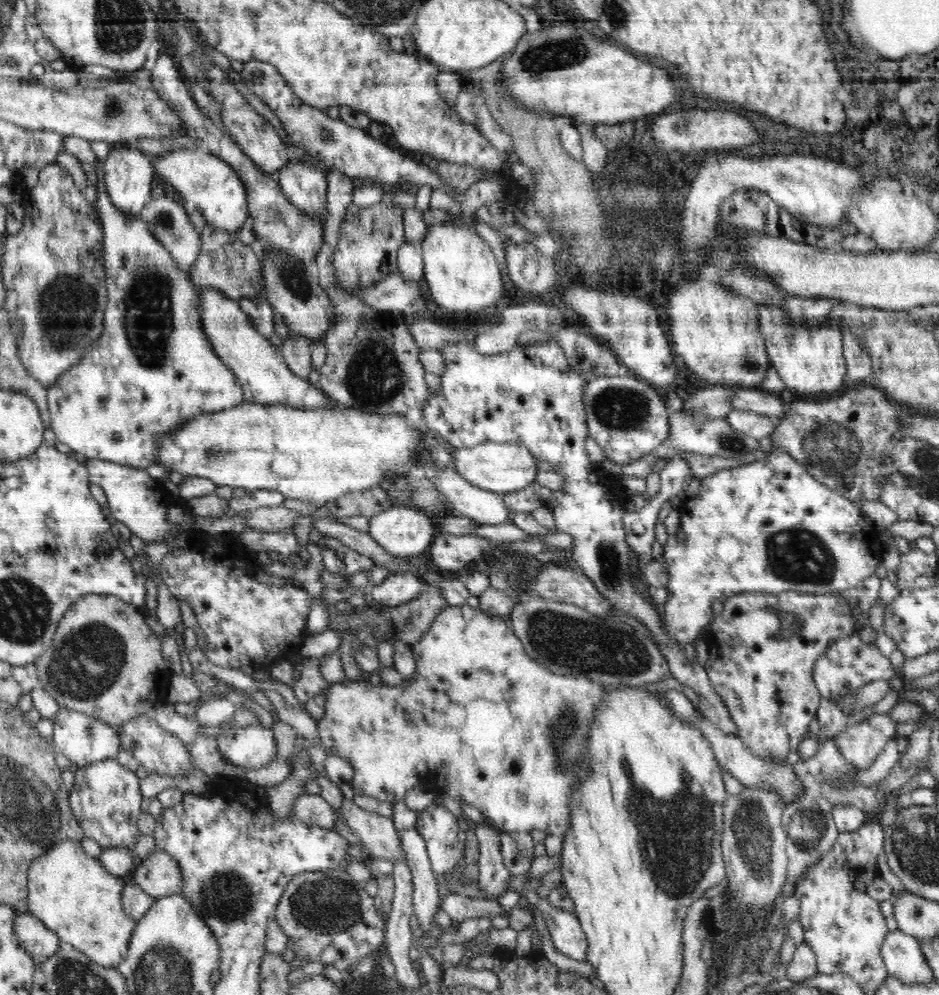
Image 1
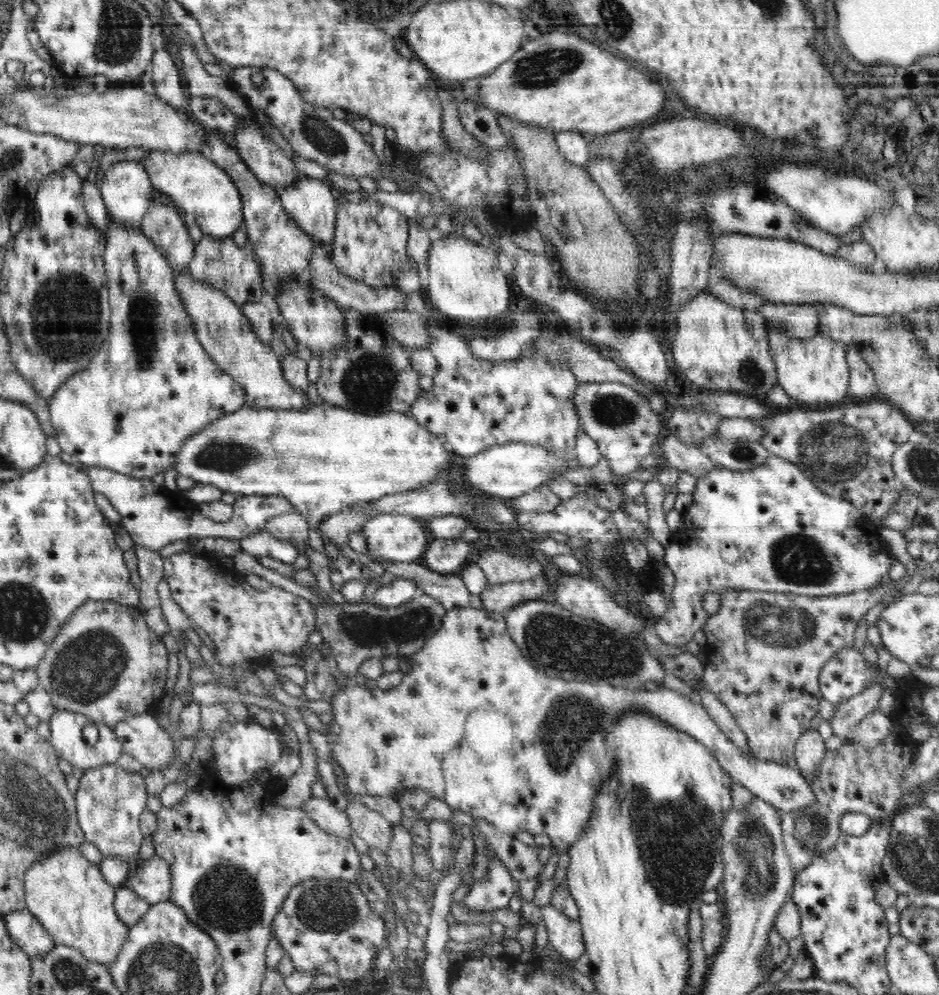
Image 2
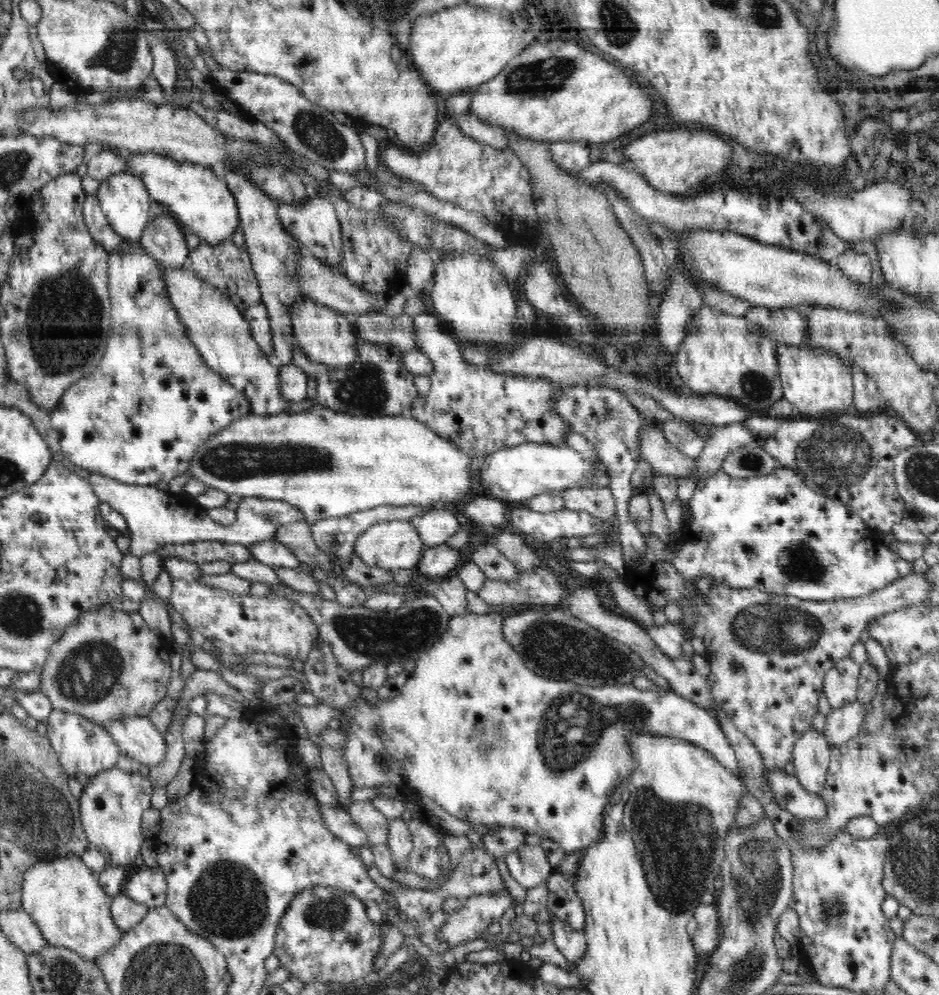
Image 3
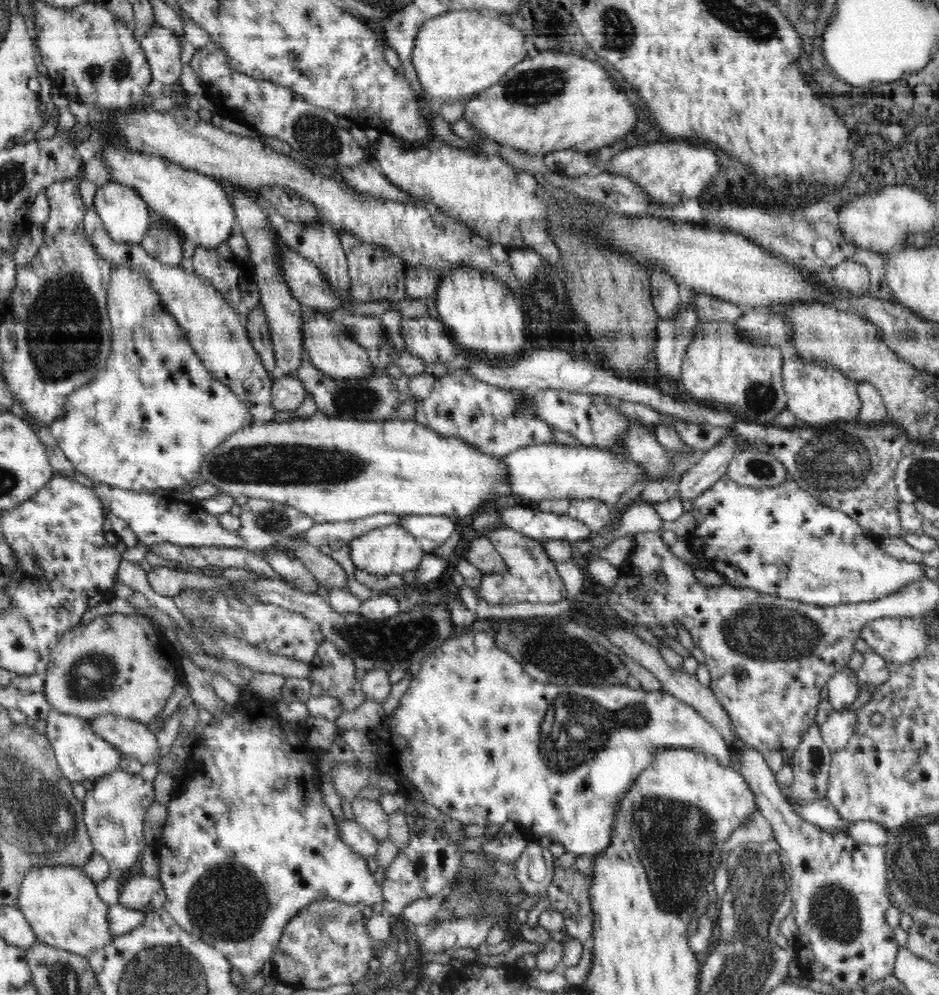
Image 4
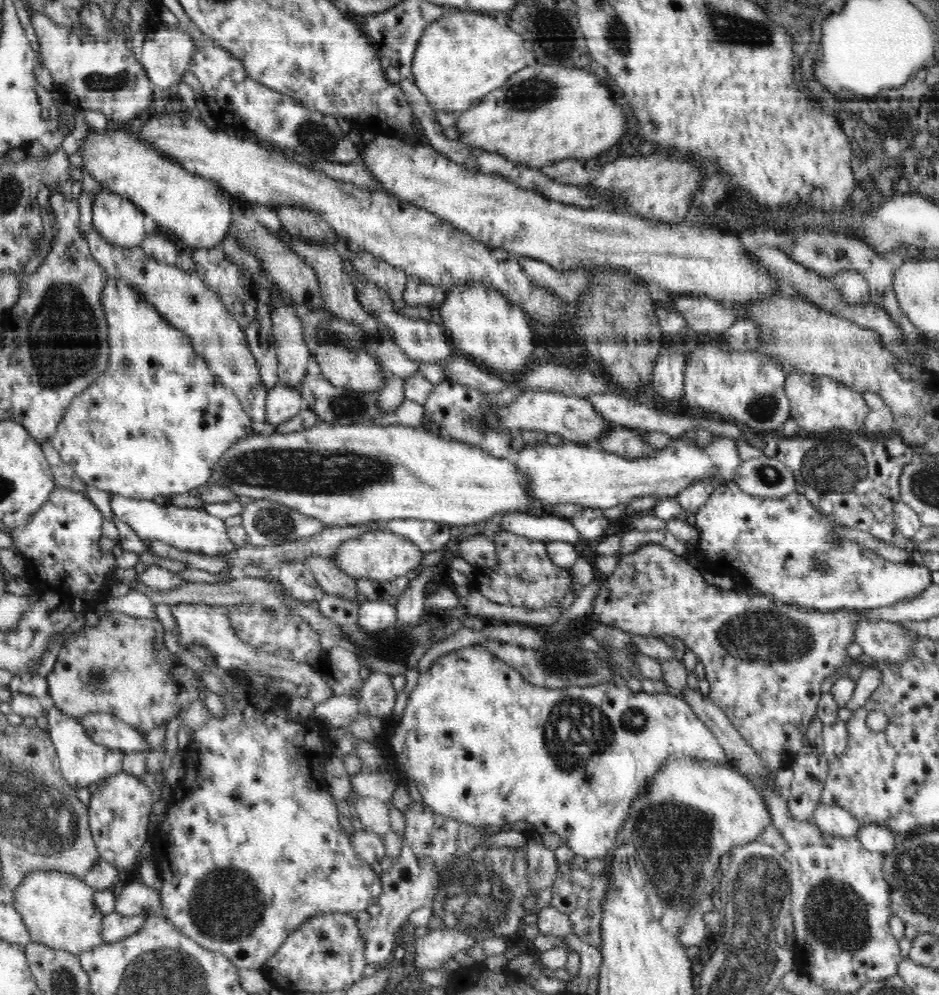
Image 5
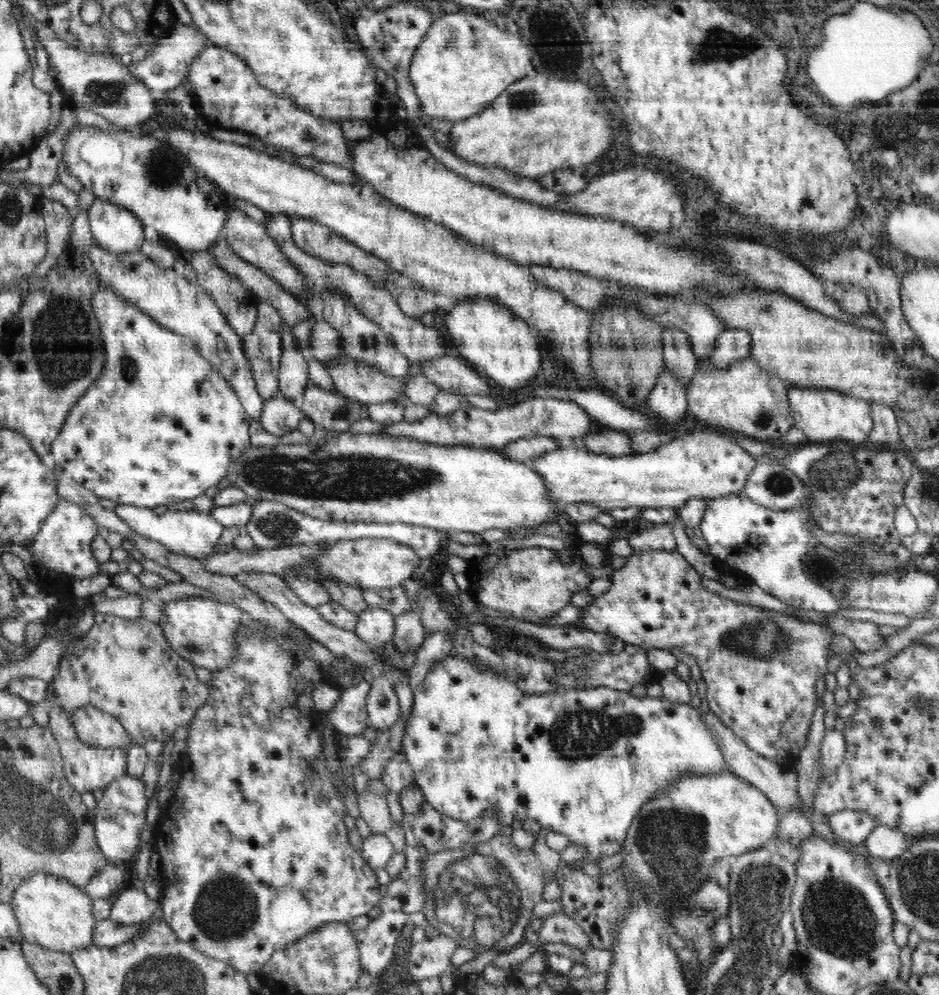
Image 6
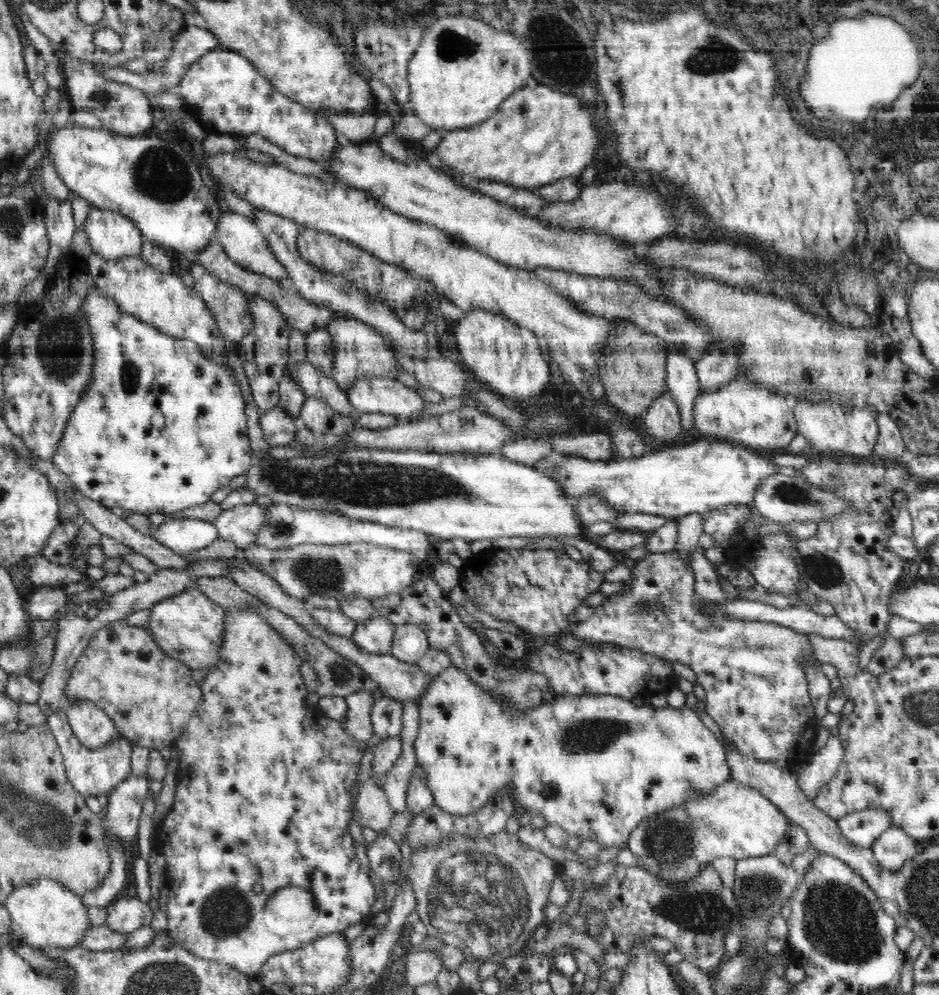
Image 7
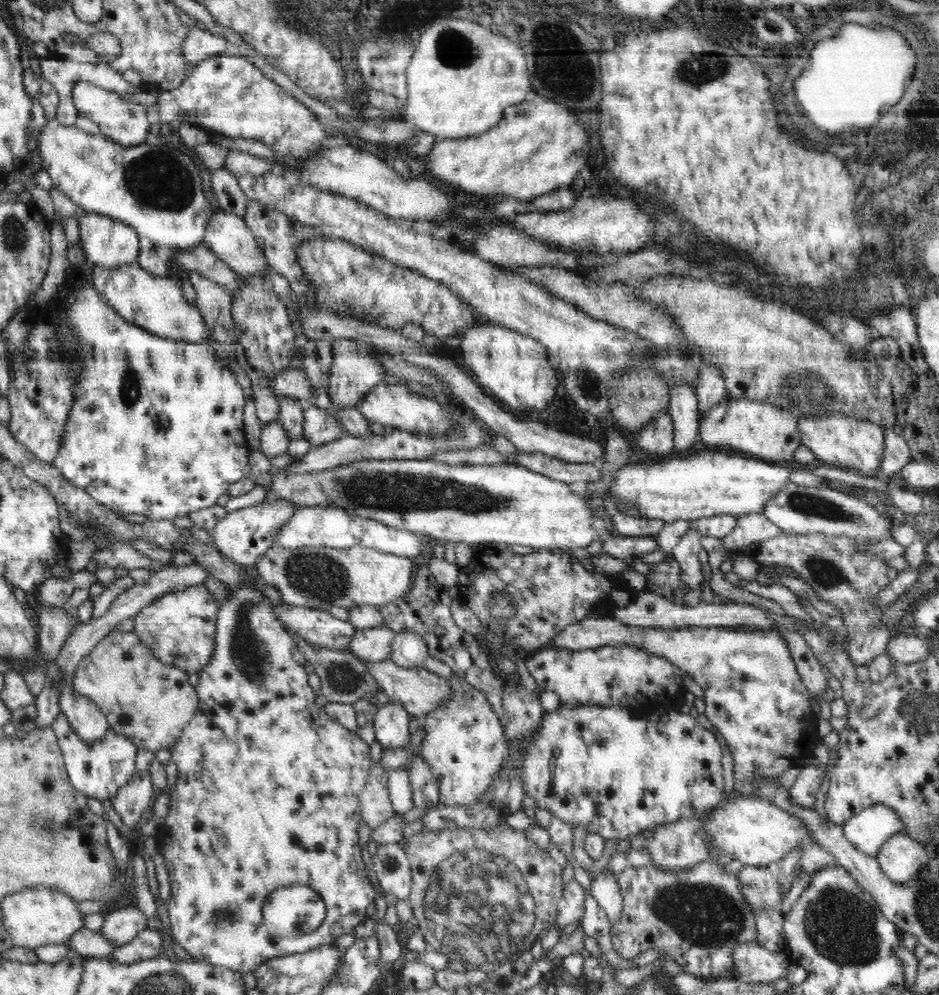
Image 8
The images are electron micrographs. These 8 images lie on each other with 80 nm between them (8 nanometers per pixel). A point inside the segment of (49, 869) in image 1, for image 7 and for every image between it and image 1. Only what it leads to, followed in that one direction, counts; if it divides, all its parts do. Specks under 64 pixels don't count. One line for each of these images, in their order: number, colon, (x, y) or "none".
2: (68, 894)
3: (64, 898)
4: (61, 904)
5: (58, 909)
6: (55, 914)
7: (44, 913)

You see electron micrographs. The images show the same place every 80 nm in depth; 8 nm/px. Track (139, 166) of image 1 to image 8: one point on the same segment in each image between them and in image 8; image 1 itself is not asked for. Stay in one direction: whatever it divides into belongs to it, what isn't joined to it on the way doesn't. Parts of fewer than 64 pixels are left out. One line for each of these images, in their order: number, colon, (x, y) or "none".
2: (126, 188)
3: (124, 199)
4: (125, 215)
5: (122, 224)
6: (115, 228)
7: (113, 236)
8: (107, 242)

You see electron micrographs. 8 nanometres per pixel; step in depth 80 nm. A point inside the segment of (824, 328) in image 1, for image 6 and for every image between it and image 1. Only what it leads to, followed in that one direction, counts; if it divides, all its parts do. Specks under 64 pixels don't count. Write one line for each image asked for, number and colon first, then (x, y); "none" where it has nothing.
2: (815, 373)
3: (816, 382)
4: (818, 394)
5: (819, 405)
6: (823, 415)

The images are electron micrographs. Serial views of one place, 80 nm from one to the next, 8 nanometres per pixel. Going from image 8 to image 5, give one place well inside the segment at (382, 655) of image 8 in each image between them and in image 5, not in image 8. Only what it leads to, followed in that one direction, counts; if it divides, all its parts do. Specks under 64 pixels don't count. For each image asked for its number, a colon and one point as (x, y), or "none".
5: (373, 616)
6: (376, 626)
7: (375, 634)

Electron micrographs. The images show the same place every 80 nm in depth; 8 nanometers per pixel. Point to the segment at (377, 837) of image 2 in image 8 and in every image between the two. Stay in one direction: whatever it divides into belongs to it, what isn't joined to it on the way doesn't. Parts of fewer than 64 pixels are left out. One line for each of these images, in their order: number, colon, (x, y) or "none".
3: (373, 823)
4: (368, 813)
5: (374, 815)
6: (374, 810)
7: (286, 824)
8: (271, 791)

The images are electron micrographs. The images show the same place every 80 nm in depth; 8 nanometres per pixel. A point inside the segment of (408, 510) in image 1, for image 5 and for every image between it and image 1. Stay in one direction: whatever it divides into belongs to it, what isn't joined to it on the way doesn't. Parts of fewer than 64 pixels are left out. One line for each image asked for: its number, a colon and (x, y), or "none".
2: (393, 537)
3: (395, 545)
4: (389, 550)
5: (381, 556)

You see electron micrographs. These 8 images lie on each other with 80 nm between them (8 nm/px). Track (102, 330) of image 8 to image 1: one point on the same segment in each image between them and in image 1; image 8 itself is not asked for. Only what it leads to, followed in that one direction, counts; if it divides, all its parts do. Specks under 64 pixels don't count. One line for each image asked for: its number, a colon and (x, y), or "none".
1: (152, 369)
2: (151, 385)
3: (138, 418)
4: (145, 422)
5: (157, 420)
6: (161, 424)
7: (149, 391)

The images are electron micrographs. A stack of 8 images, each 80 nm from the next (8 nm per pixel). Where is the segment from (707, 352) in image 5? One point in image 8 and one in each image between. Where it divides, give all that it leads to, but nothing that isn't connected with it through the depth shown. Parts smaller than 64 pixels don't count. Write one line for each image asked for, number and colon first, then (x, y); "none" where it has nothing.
6: (744, 398)
7: (740, 412)
8: (754, 428)

